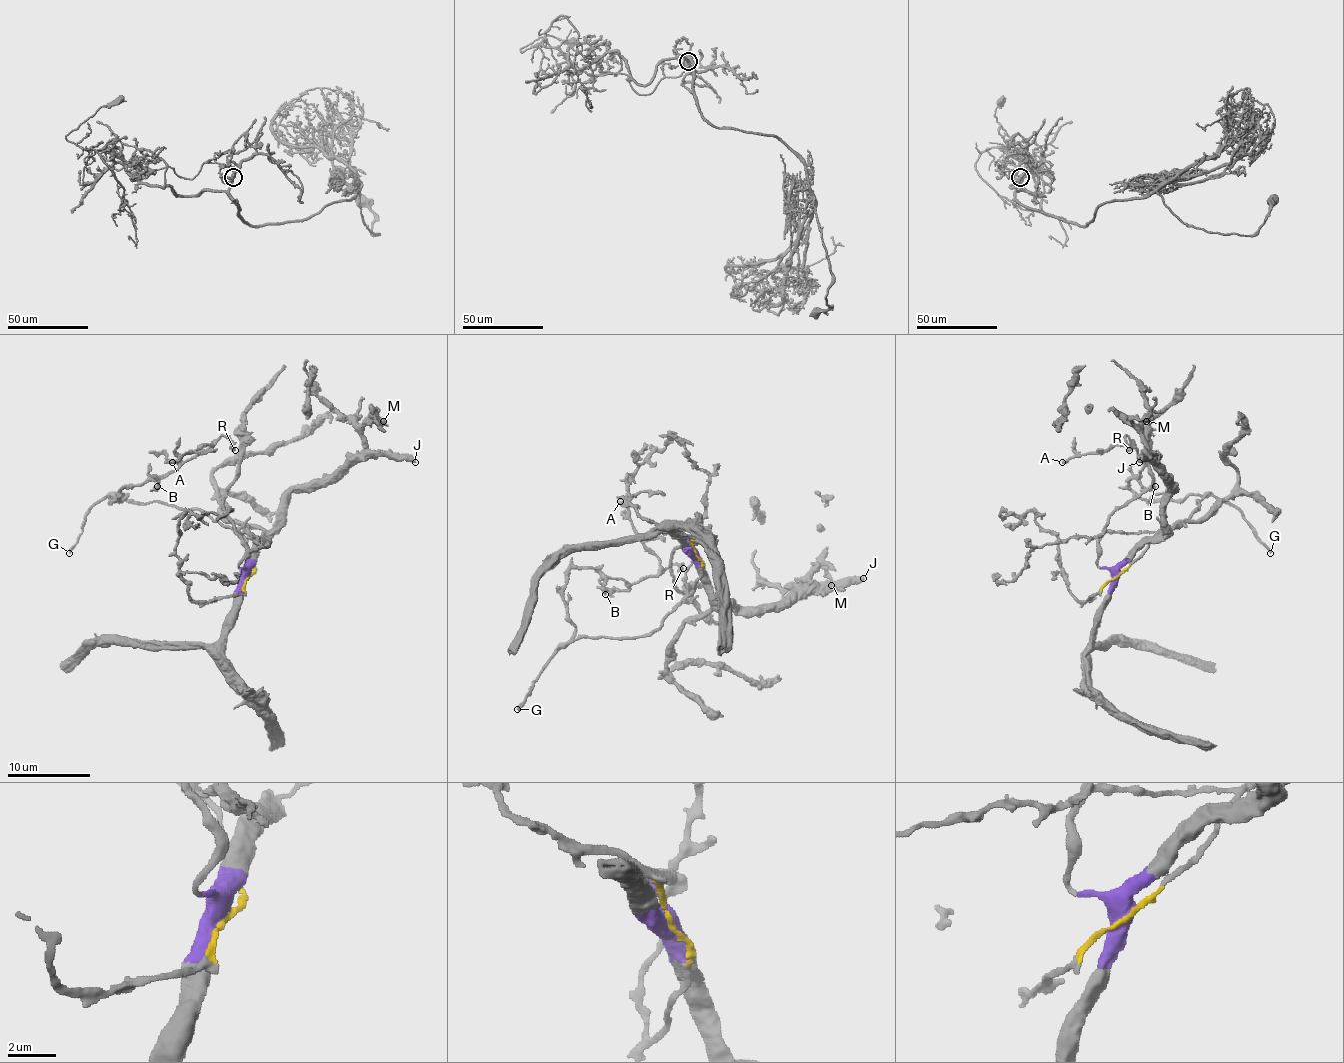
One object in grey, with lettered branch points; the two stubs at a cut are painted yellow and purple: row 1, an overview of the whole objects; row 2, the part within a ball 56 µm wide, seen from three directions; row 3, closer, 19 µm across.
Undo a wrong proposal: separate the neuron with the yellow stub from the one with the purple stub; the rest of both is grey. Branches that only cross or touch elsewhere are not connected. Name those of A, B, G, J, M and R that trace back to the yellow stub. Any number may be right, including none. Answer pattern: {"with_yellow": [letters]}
{"with_yellow": ["A", "B", "G", "R"]}

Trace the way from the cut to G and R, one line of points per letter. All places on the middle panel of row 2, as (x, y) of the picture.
G: (695, 554), (702, 563), (702, 575), (662, 623), (648, 635), (582, 637), (559, 647), (518, 709)
R: (695, 554), (695, 587), (648, 635), (572, 639), (563, 585), (572, 569), (629, 583), (671, 565), (683, 569)

